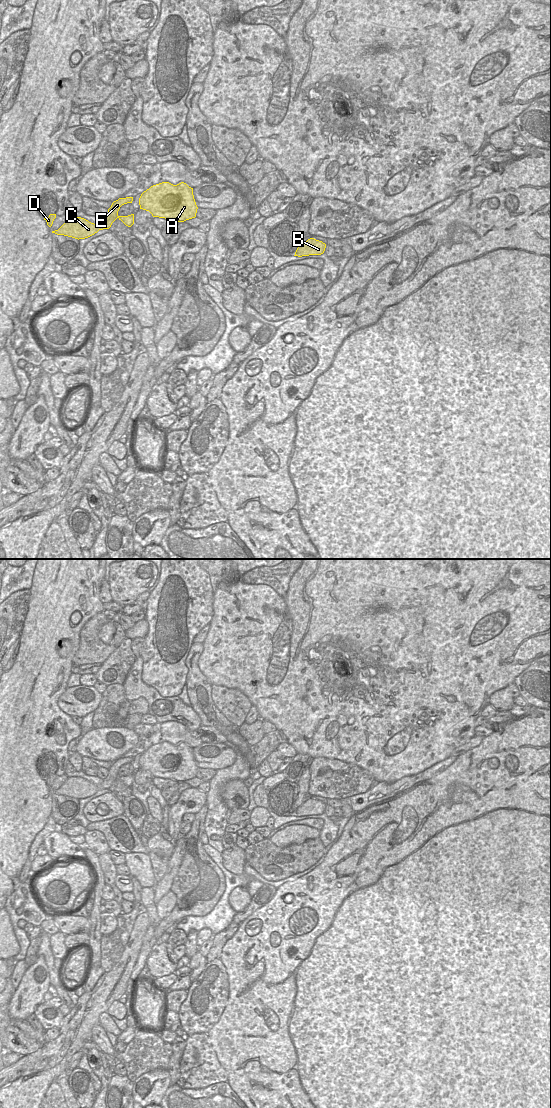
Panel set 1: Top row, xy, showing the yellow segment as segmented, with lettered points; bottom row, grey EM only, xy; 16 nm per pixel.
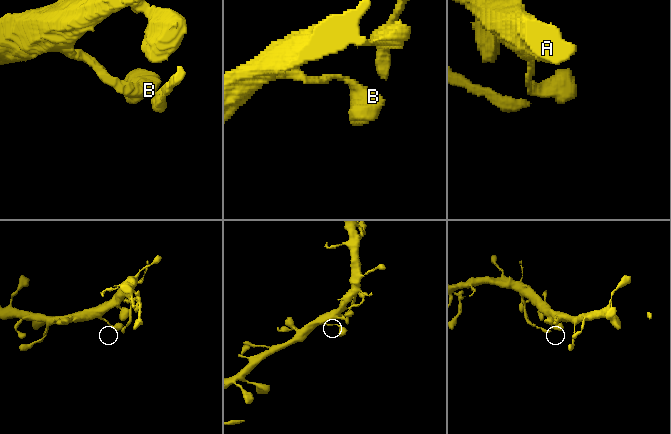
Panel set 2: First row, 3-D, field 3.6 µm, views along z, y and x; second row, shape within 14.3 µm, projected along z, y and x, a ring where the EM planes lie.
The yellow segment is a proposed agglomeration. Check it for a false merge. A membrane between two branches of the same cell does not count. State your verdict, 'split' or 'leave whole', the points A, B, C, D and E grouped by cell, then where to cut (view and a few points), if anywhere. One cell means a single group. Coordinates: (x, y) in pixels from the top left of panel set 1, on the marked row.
leave whole; A B C D E; no cut

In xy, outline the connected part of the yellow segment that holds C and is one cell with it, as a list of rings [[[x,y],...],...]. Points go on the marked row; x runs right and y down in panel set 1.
[[[133,197],[119,198],[114,201],[108,209],[108,216],[100,224],[94,224],[81,217],[68,217],[66,222],[52,233],[57,235],[64,235],[75,239],[88,238],[99,230],[109,229],[112,223],[118,218],[126,226],[131,227],[134,224],[134,214],[128,216],[119,216],[118,211],[120,207],[127,203],[132,203]]]

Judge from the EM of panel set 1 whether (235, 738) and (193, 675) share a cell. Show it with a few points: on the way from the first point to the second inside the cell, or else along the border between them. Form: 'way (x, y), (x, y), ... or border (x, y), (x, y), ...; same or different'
way (218, 725), (201, 706), (199, 692); same

